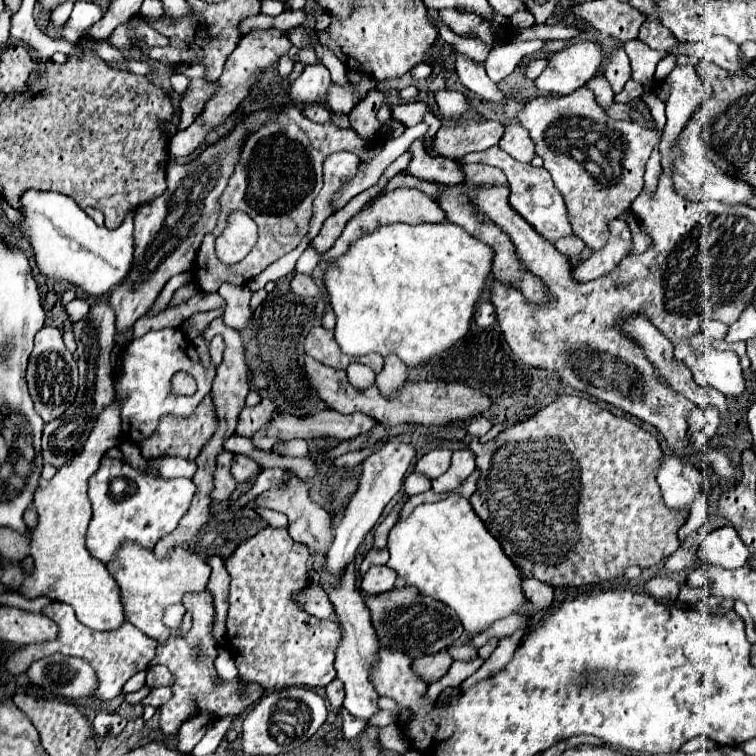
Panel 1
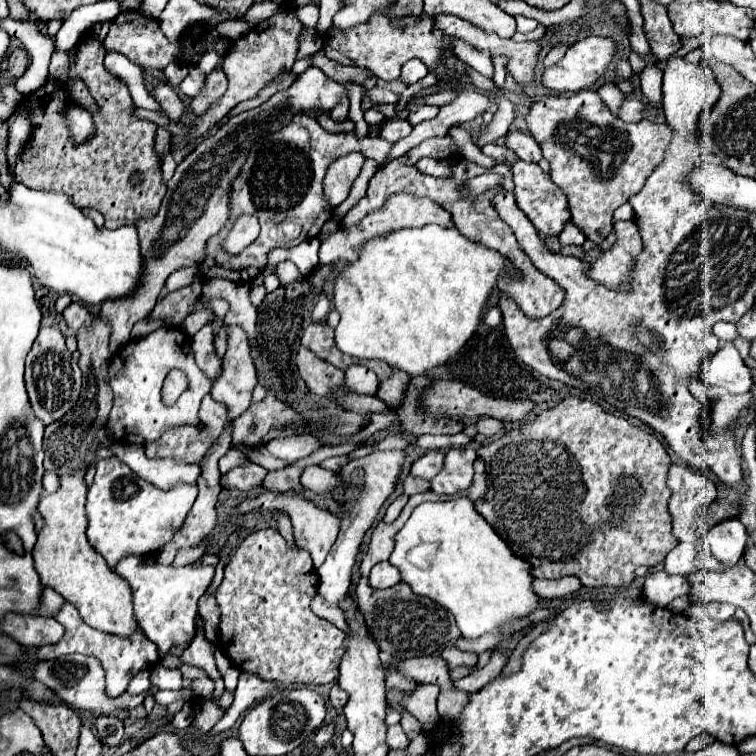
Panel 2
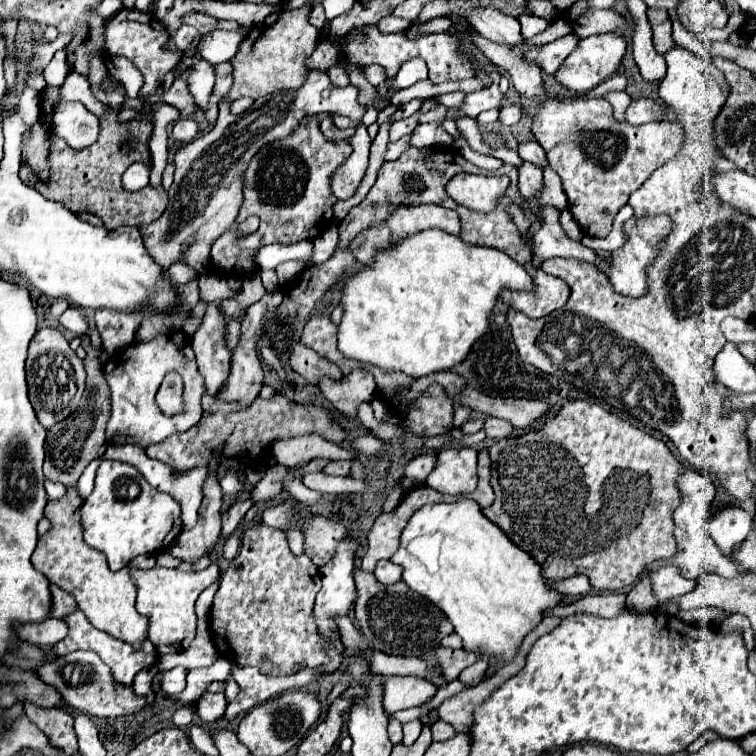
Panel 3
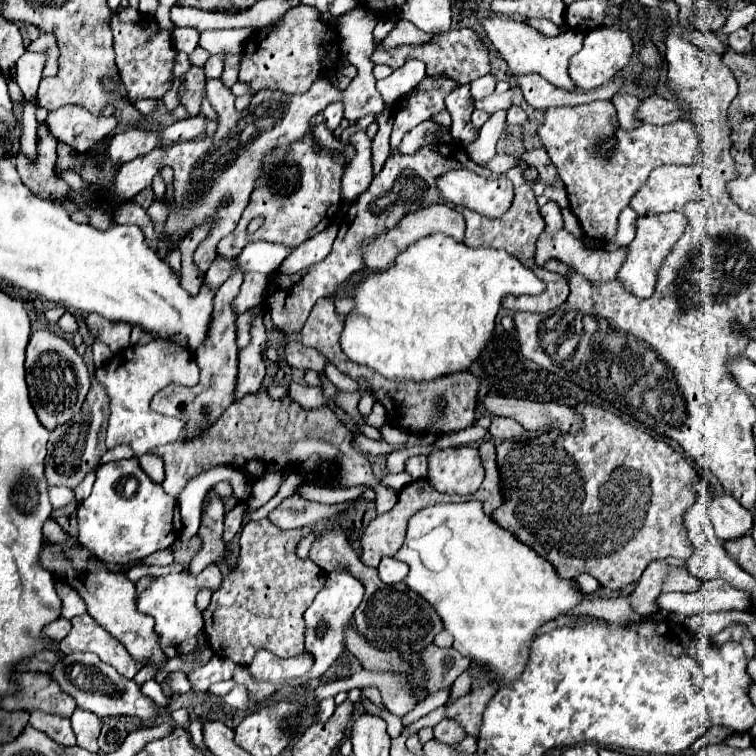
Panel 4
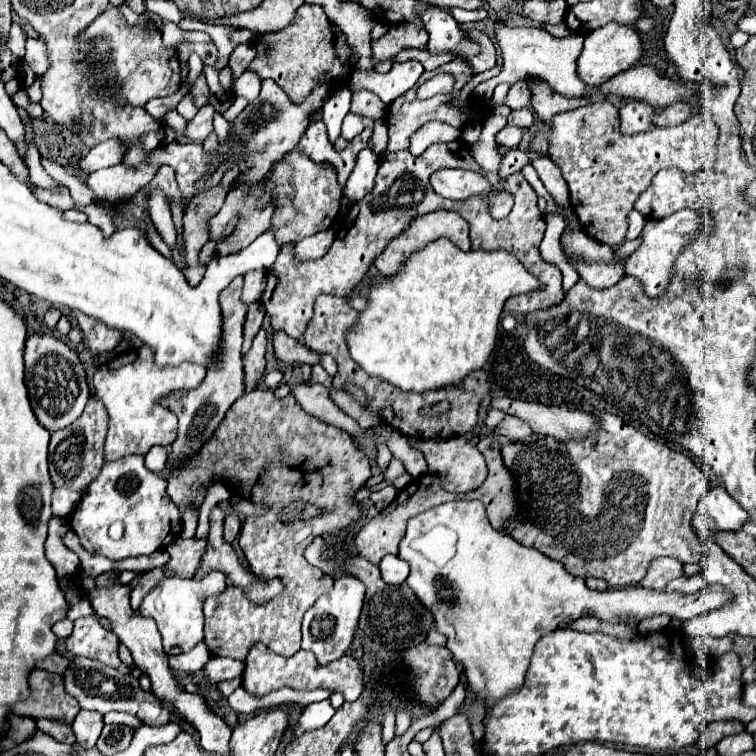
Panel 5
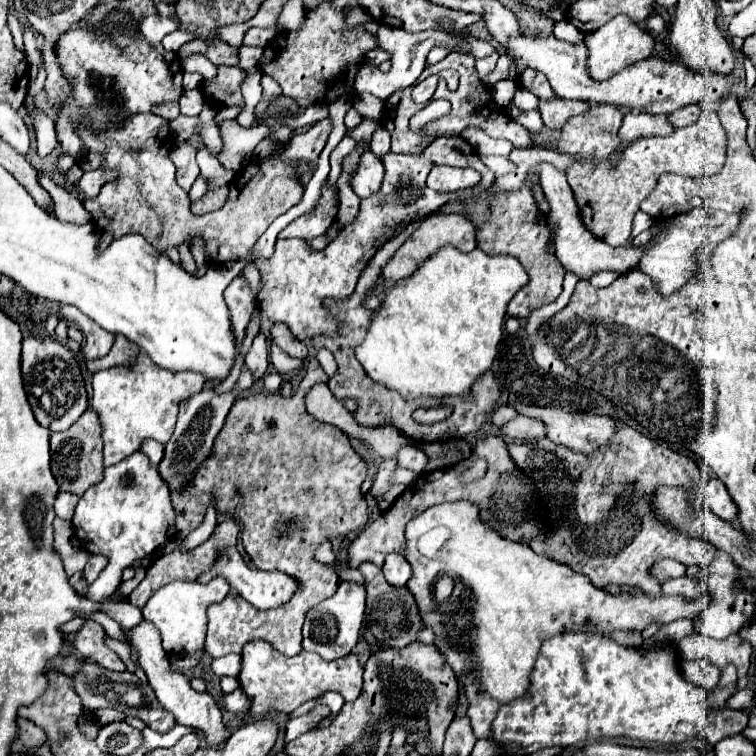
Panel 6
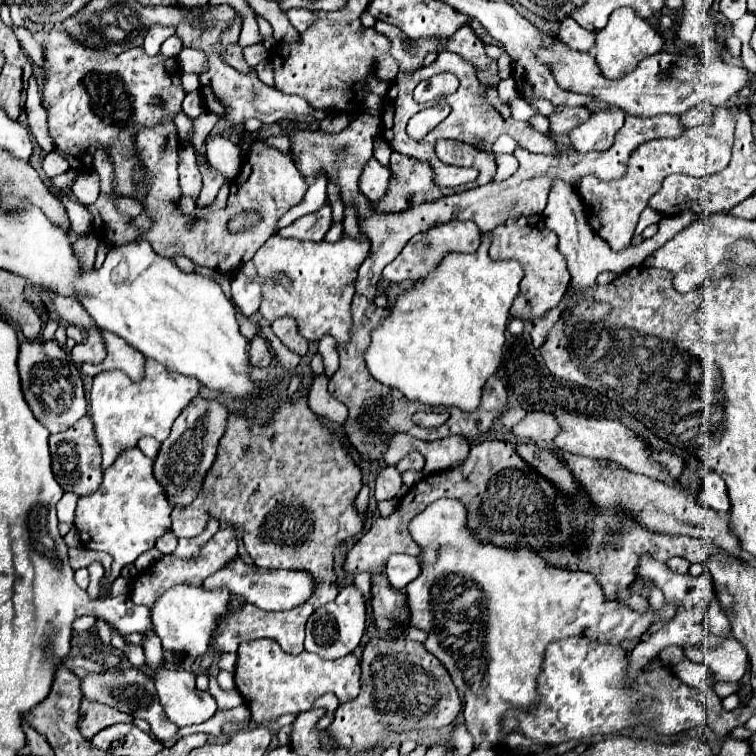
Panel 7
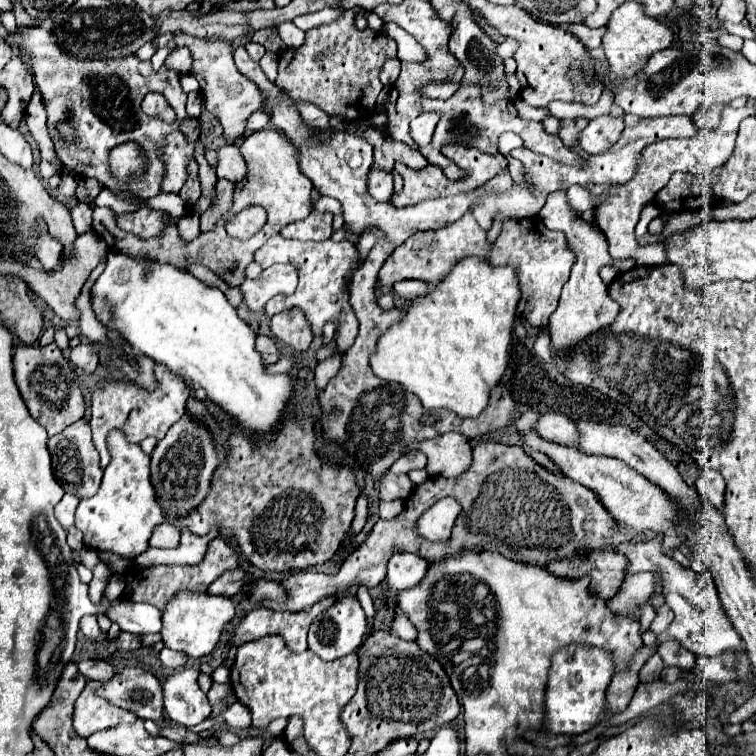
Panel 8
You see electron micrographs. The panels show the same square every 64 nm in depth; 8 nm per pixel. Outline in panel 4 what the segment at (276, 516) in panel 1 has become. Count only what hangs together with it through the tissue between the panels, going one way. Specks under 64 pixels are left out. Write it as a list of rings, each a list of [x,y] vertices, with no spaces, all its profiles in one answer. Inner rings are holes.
[[[309,534],[300,541],[296,552],[299,558],[309,559],[309,552],[311,549],[311,545],[313,544],[313,541],[315,539],[316,539],[315,534]]]

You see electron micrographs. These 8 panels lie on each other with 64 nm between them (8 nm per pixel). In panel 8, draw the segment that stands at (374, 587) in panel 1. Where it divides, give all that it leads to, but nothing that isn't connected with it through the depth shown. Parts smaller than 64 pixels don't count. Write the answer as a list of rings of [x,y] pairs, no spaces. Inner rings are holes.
[[[396,554],[388,562],[386,582],[392,590],[408,590],[420,584],[428,572],[428,562],[416,554]]]

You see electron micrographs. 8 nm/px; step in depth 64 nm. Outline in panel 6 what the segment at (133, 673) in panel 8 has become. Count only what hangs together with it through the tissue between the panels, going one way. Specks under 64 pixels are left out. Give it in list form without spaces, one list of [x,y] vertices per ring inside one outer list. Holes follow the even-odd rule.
[[[84,662],[80,672],[72,676],[76,682],[76,692],[82,698],[82,704],[86,710],[96,710],[96,708],[116,708],[118,712],[124,712],[126,716],[136,716],[142,722],[146,722],[148,728],[152,728],[154,732],[166,734],[174,728],[174,720],[168,712],[164,712],[164,708],[160,708],[156,694],[152,692],[152,686],[148,682],[142,682],[136,674],[124,670],[124,672],[112,672],[106,670],[102,666],[98,666],[96,662]]]

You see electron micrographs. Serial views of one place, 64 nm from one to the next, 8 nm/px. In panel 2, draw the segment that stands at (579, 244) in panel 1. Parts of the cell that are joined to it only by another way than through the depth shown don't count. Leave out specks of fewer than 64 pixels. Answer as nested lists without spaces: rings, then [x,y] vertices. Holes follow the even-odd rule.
[[[568,220],[568,224],[560,232],[560,240],[564,244],[580,244],[582,246],[584,244],[584,234],[580,234],[578,228],[572,224],[572,220]]]

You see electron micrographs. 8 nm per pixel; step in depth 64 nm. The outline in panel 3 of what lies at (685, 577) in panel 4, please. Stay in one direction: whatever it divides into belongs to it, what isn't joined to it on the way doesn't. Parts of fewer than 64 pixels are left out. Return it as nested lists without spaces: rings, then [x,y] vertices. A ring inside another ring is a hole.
[[[668,565],[654,572],[652,586],[654,586],[654,594],[658,596],[658,600],[664,602],[668,600],[668,596],[692,592],[696,588],[696,580],[686,580],[684,576],[680,576],[678,568]]]

